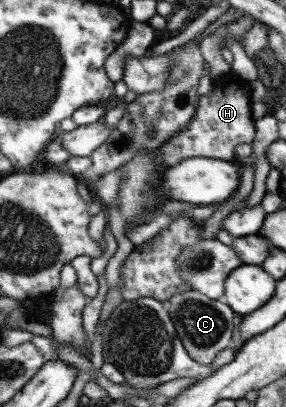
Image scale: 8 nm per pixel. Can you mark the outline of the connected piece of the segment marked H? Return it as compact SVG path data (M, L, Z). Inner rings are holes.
M230 71L212 82L213 90L205 96L198 96L198 103L185 129L170 137L158 150L166 167L177 165L188 157L211 157L233 161L234 149L240 143L250 144L254 138L254 119L249 100L249 81Z

